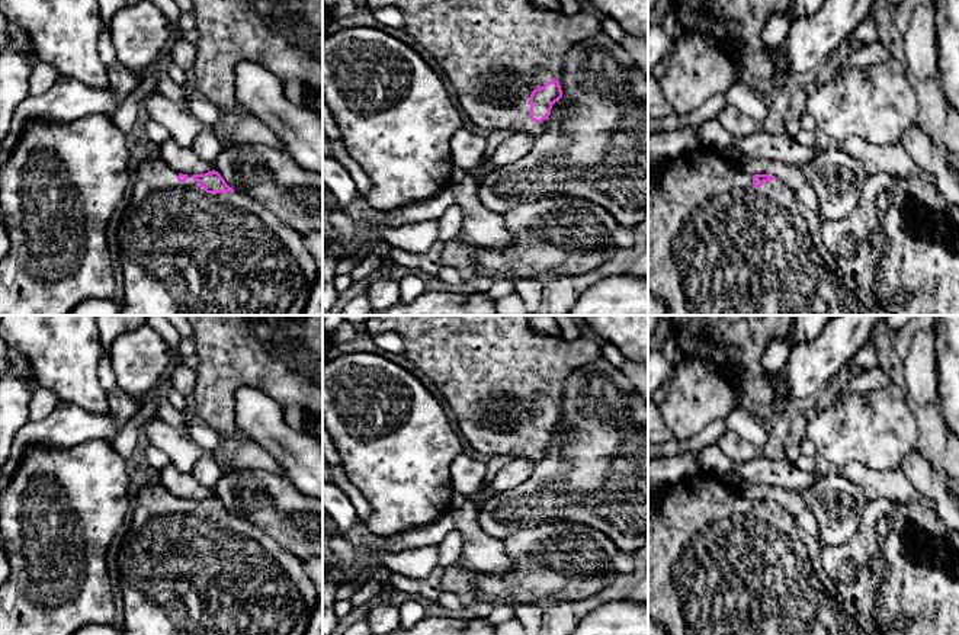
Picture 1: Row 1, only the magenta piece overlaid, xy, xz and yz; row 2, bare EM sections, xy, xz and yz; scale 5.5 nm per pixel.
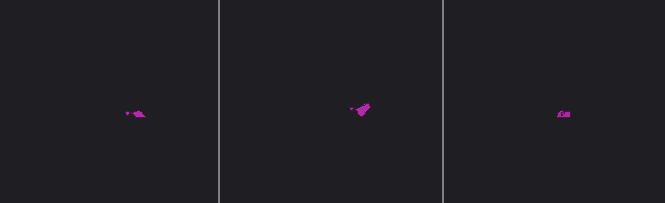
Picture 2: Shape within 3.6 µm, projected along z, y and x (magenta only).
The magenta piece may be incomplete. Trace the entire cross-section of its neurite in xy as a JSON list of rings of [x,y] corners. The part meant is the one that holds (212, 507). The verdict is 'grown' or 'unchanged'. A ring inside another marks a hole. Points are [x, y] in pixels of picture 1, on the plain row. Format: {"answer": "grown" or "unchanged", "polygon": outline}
{"answer": "grown", "polygon": [[[147,481],[132,497],[132,525],[124,539],[119,554],[119,581],[125,606],[121,635],[304,635],[314,606],[317,589],[304,571],[302,561],[280,546],[263,529],[240,516],[230,513],[215,496],[205,500],[179,500],[160,481]]]}

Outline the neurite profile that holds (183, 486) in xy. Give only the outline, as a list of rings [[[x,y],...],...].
[[[173,464],[160,471],[160,482],[179,500],[205,500],[214,496],[214,488],[202,485],[192,474],[180,472]]]

